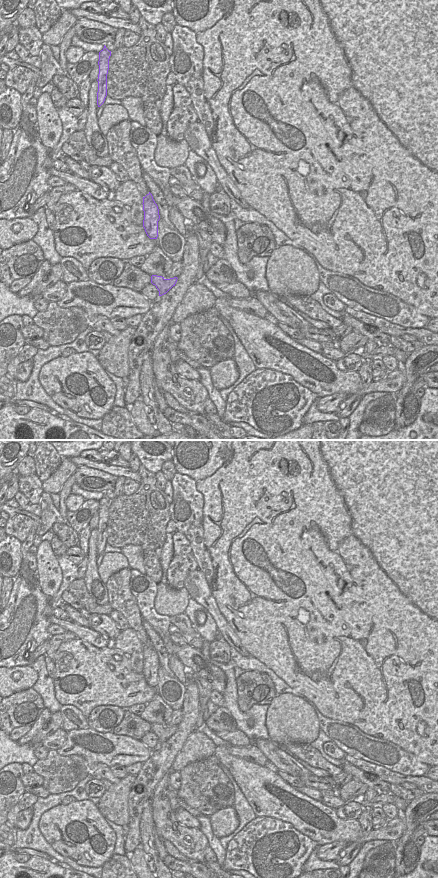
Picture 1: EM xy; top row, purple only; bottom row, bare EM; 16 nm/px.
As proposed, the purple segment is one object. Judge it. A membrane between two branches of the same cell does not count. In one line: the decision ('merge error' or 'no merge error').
merge error

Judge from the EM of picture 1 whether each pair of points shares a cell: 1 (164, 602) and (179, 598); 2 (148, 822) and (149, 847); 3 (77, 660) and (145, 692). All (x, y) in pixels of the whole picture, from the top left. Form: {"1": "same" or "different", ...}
{"1": "same", "2": "same", "3": "same"}

